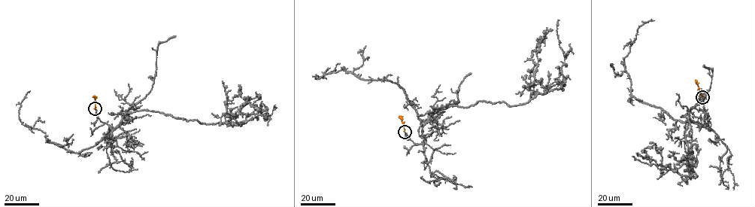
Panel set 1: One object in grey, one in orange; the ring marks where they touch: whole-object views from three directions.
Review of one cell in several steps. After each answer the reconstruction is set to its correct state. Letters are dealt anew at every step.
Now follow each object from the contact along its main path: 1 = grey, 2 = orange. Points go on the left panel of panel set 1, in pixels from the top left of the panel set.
1: (95, 108), (112, 131), (125, 114), (144, 110), (207, 124), (261, 110), (267, 111), (264, 118), (268, 114)
2: (95, 108), (96, 96), (92, 97)

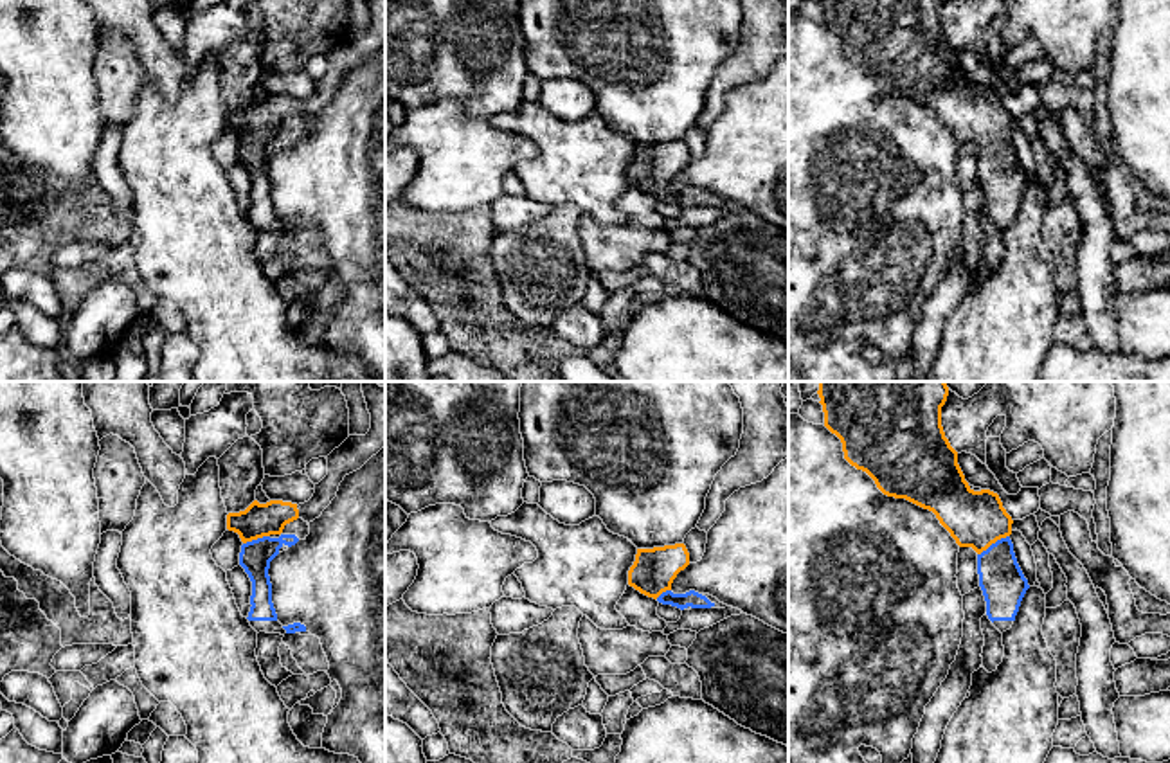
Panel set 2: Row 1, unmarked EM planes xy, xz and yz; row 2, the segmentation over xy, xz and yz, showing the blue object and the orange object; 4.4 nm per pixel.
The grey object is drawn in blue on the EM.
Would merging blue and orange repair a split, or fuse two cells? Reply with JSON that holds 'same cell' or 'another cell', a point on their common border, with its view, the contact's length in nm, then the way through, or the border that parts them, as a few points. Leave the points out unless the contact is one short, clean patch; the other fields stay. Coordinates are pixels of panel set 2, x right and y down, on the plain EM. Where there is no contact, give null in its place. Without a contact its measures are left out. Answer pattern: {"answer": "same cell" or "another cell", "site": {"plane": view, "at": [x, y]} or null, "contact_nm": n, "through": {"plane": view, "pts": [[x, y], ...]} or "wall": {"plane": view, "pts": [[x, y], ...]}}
{"answer": "same cell", "site": {"plane": "yz", "at": [992, 141]}, "contact_nm": 170, "through": {"plane": "yz", "pts": [[1001, 177], [992, 141], [989, 130], [974, 116]]}}

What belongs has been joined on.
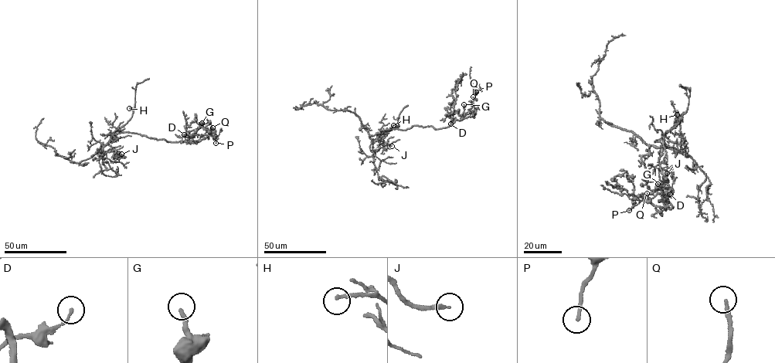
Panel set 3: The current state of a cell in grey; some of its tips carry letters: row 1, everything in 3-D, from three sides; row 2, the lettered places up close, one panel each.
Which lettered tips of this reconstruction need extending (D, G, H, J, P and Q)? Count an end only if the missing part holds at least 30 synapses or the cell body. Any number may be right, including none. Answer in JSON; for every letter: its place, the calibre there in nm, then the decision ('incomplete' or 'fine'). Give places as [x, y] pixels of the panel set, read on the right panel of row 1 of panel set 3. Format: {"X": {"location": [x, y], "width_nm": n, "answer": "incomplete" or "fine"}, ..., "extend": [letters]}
{"D": {"location": [670, 194], "width_nm": 130, "answer": "fine"}, "G": {"location": [657, 184], "width_nm": 220, "answer": "incomplete"}, "H": {"location": [677, 114], "width_nm": 180, "answer": "fine"}, "J": {"location": [667, 173], "width_nm": 200, "answer": "fine"}, "P": {"location": [629, 210], "width_nm": 160, "answer": "fine"}, "Q": {"location": [647, 193], "width_nm": 190, "answer": "incomplete"}, "extend": ["G", "Q"]}

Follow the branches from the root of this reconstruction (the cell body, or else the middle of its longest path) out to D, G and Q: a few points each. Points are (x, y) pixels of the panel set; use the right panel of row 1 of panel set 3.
D: (663, 136), (666, 156), (660, 166), (667, 201), (665, 202), (662, 200), (670, 194)
G: (663, 136), (666, 156), (660, 166), (667, 192), (667, 202), (664, 201), (667, 201), (671, 191), (657, 184)
Q: (663, 136), (666, 156), (660, 166), (667, 192), (666, 210), (647, 201), (647, 193)

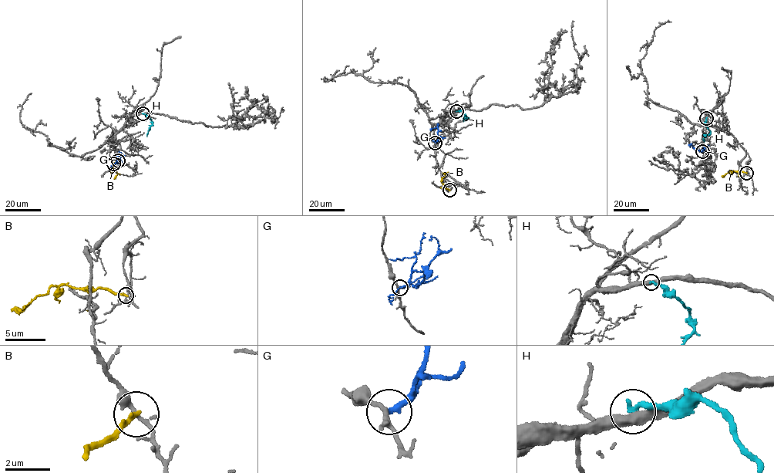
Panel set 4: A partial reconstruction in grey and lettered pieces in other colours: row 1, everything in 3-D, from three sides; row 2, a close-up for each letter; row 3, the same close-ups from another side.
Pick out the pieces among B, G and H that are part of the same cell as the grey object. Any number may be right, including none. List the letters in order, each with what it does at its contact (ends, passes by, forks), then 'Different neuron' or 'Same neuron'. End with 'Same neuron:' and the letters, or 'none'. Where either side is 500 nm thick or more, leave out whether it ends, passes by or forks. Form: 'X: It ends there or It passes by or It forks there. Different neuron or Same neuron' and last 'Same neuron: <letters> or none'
B: It ends there. Different neuron
G: It ends there. Different neuron
H: It ends there. Different neuron
Same neuron: none

